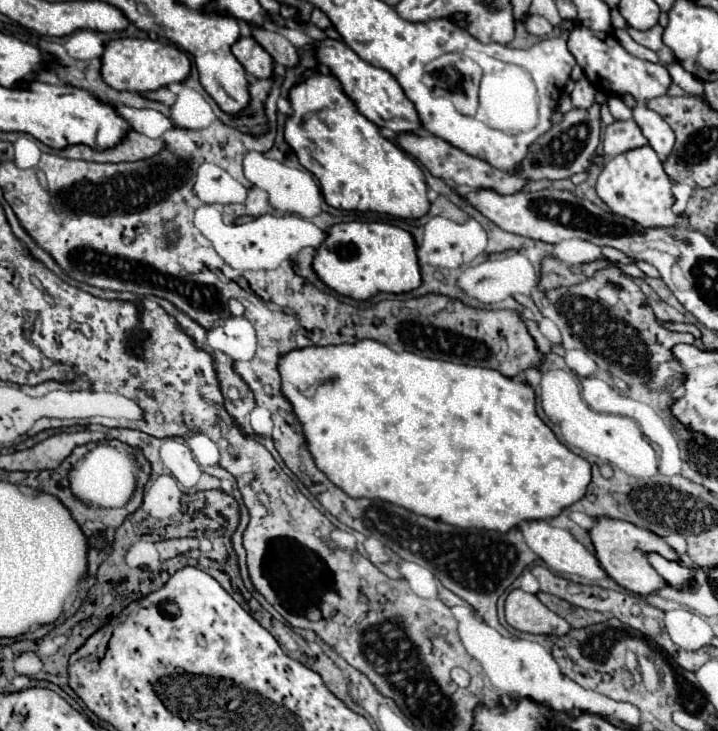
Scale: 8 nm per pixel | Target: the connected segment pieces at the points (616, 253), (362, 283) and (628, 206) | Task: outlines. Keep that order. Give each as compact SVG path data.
M605 246L602 248L602 252L603 252L603 256L612 262L620 262L623 264L633 264L634 263L633 258L625 255L623 252L615 248Z
M347 222L347 224L335 224L327 232L327 240L317 248L313 268L317 276L335 292L351 296L355 300L367 300L369 296L377 292L389 292L389 294L403 294L411 292L417 286L421 286L421 264L417 256L417 244L411 232L391 226L385 222Z
M641 146L619 156L613 156L601 170L597 180L599 198L617 214L643 228L667 228L677 224L687 224L685 216L675 216L671 212L673 182L665 174L657 152L651 146Z

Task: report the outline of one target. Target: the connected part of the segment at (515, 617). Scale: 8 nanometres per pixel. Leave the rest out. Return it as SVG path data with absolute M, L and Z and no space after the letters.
M513 590L505 600L507 622L521 632L529 634L551 634L565 636L571 626L557 614L553 614L537 596L523 590Z

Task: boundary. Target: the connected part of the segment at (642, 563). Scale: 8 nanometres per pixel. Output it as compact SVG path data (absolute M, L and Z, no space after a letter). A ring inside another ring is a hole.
M597 518L597 526L591 528L591 540L593 540L595 548L597 548L597 560L605 568L607 576L613 578L619 586L627 588L629 592L635 592L635 594L641 594L641 596L649 596L649 594L653 594L653 592L667 586L667 582L649 564L647 554L657 552L665 560L681 562L681 554L675 552L661 536L657 536L657 534L649 532L649 530L637 528L635 524L621 522L621 520Z

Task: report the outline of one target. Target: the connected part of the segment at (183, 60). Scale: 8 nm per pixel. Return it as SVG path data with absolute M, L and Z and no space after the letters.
M149 38L109 40L101 56L101 64L103 64L101 66L103 80L115 90L129 90L129 92L159 90L173 82L187 80L191 72L191 60L183 50L179 50L173 44L165 44L161 40L149 40Z

